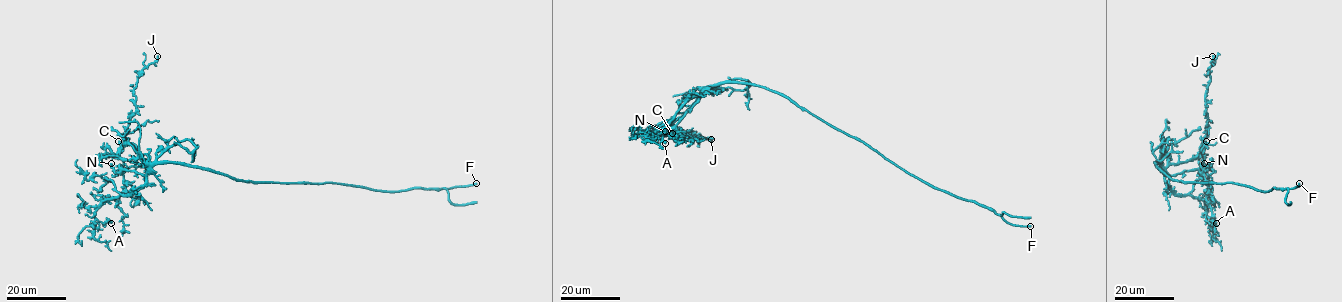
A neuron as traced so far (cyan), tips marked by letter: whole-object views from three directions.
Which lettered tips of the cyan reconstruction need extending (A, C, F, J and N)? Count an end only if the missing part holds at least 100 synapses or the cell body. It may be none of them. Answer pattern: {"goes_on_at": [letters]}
{"goes_on_at": []}

